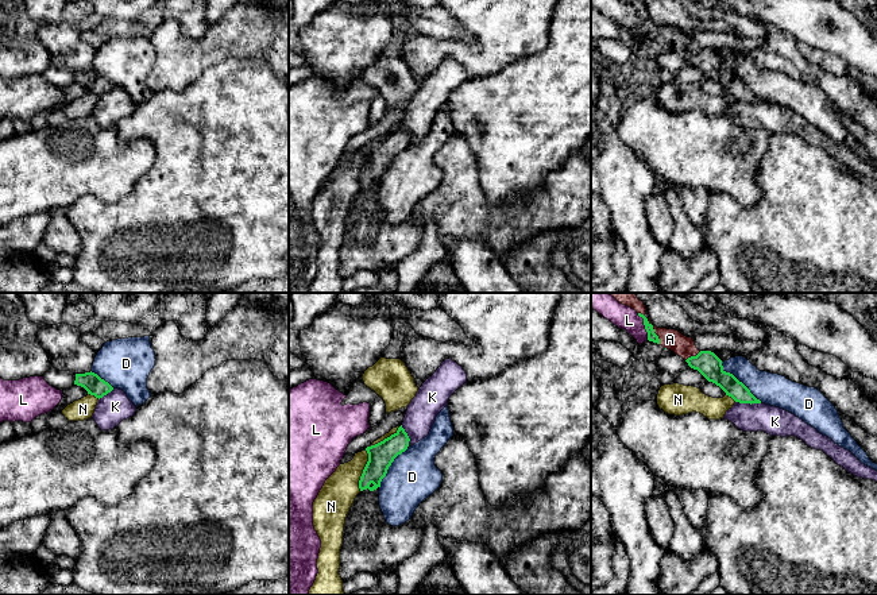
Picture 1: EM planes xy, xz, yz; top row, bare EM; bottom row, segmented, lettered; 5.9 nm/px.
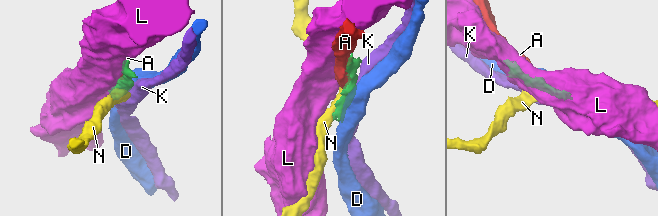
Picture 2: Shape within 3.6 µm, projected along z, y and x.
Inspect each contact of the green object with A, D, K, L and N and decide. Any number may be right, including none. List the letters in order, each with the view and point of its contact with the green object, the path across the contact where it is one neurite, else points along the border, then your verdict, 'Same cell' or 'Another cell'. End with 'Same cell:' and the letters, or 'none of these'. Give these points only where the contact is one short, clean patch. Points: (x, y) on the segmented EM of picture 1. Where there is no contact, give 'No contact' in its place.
A: Touches green at yz (653, 331). Same cell
D: Touches green at yz (738, 381). Another cell
K: Touches green at yz (749, 402). Another cell
L: Touches green at yz (645, 327). Boundary: yz (637, 313), (642, 319), (648, 339). Another cell
N: Touches green at xz (363, 470). Boundary: xz (366, 449), (367, 463), (359, 480), (359, 490). Another cell
Same cell: A

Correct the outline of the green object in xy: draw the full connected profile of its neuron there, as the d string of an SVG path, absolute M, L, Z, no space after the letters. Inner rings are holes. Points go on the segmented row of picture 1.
M92 371L85 374L76 374L74 385L84 387L88 394L94 395L98 399L113 390L108 382Z

